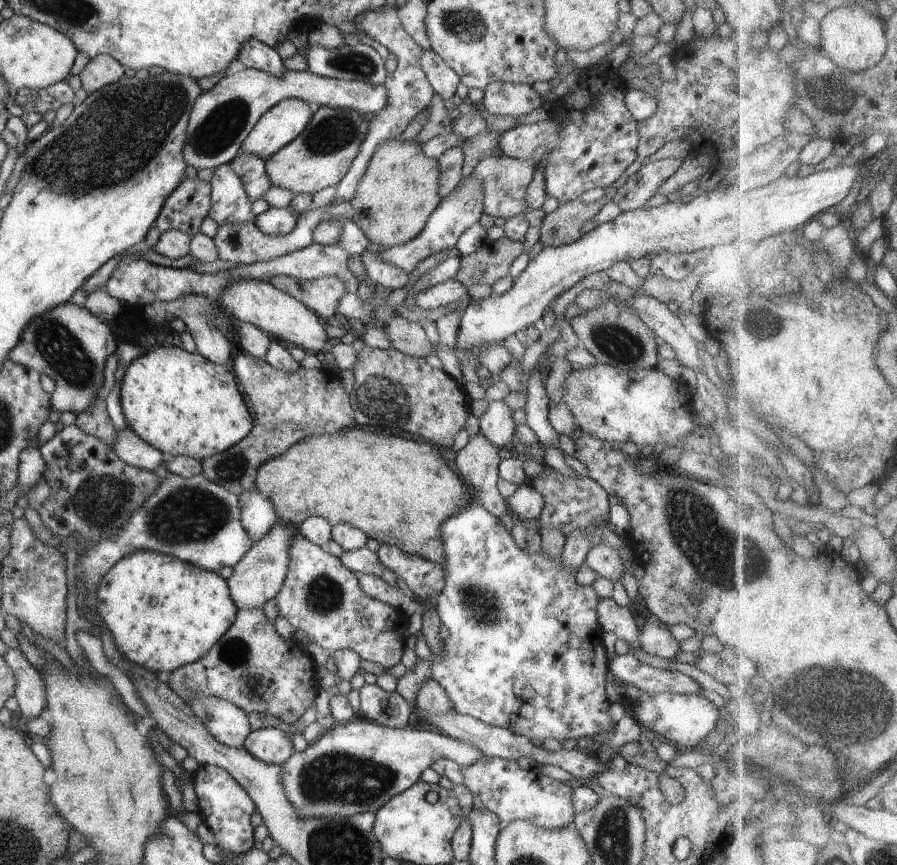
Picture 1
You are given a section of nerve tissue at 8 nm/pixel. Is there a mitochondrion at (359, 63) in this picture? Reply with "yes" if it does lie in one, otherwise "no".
yes

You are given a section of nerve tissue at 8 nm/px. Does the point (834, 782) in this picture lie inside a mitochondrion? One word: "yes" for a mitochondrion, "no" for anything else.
no

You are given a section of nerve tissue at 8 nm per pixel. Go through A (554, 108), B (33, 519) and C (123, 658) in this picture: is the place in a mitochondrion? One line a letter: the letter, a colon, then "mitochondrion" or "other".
A: other
B: other
C: other

